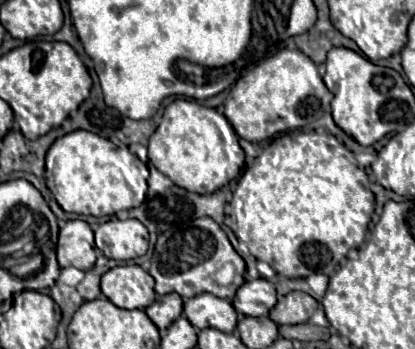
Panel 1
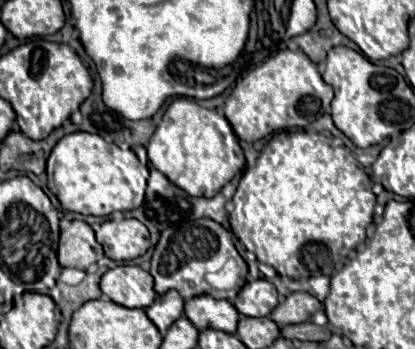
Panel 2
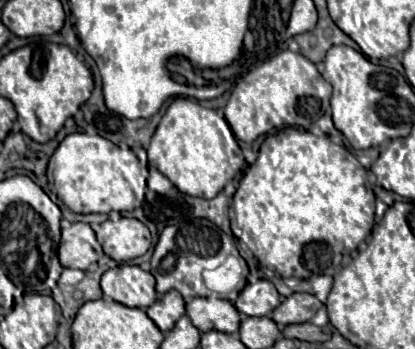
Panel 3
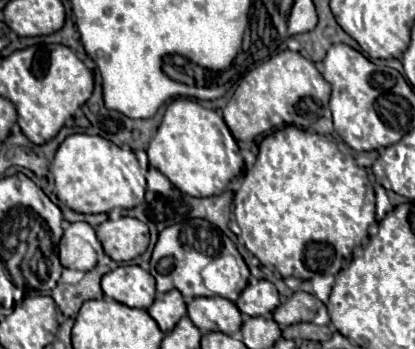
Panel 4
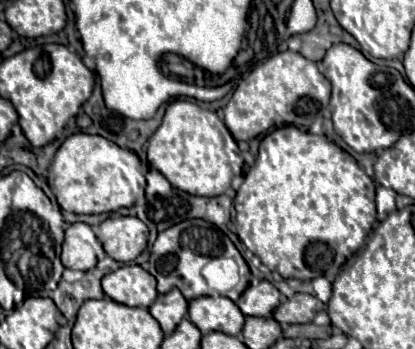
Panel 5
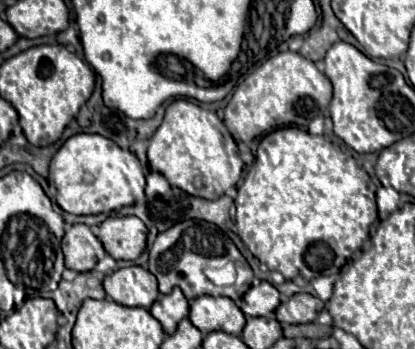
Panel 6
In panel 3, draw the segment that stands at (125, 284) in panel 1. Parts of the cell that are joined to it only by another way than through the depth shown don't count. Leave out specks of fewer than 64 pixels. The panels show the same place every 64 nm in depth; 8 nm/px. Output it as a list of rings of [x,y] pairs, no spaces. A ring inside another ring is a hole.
[[[132,264],[108,270],[102,276],[102,292],[130,308],[148,308],[156,300],[154,276]]]

